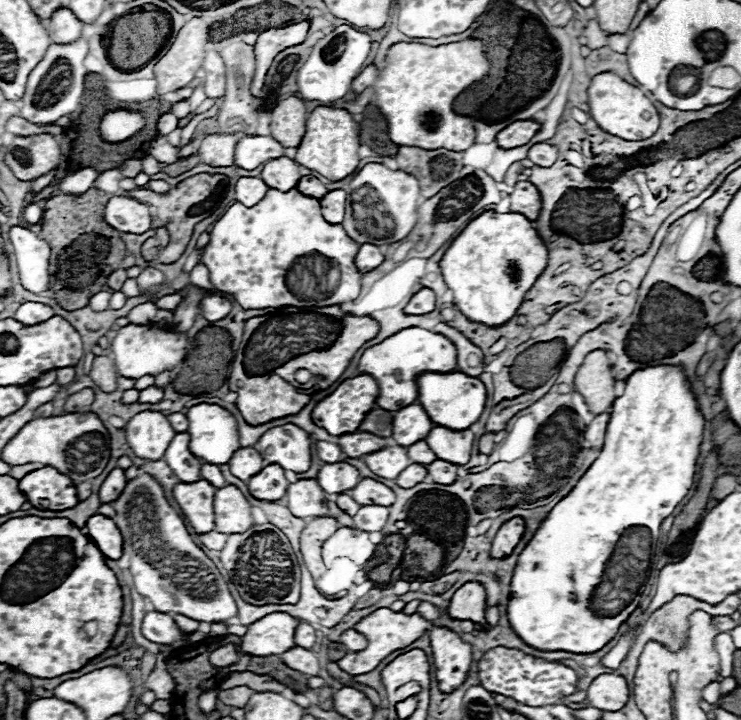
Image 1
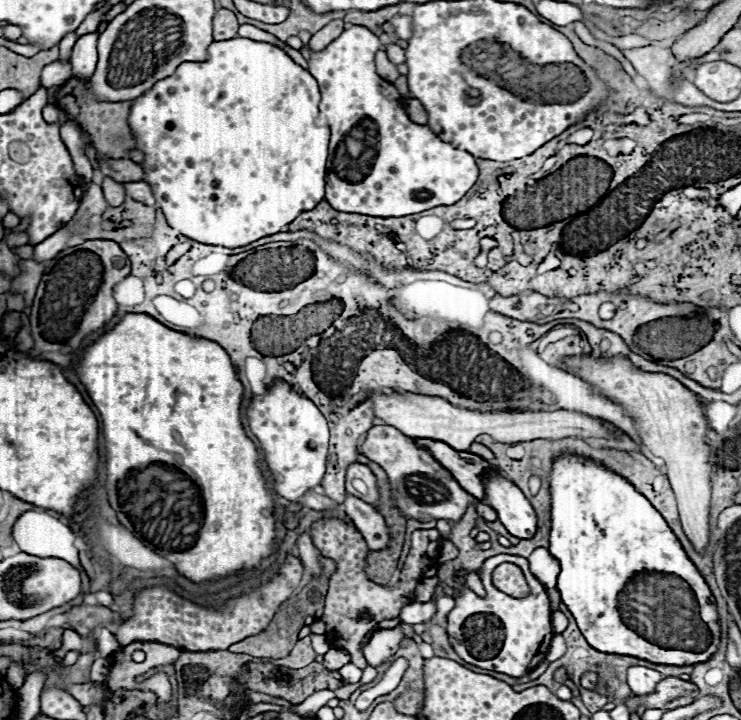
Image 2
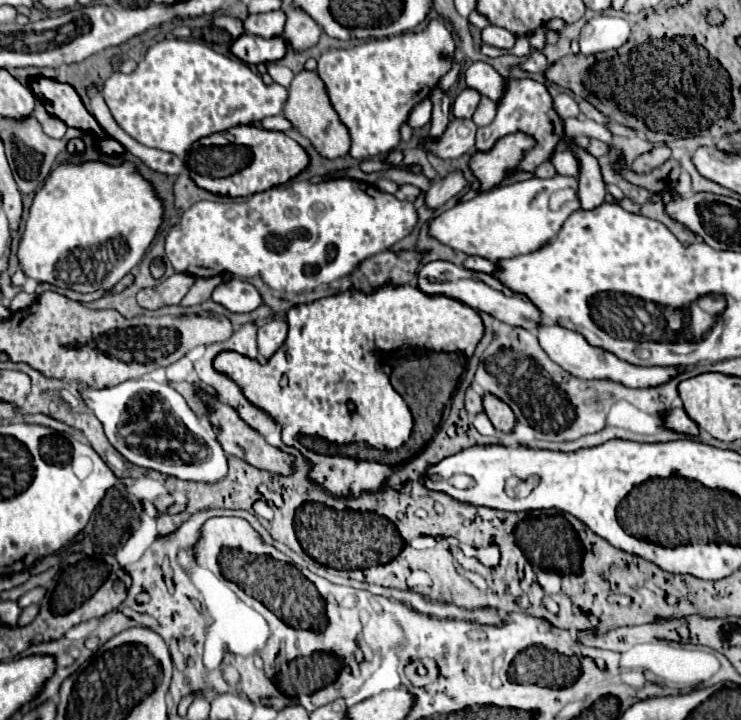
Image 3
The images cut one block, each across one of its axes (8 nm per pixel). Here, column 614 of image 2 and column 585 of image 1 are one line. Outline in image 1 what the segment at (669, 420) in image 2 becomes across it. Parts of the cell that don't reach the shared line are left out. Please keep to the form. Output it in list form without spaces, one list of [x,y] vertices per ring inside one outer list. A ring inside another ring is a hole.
[[[604,350],[590,352],[574,378],[574,390],[580,392],[592,414],[606,412],[614,404],[614,378]]]

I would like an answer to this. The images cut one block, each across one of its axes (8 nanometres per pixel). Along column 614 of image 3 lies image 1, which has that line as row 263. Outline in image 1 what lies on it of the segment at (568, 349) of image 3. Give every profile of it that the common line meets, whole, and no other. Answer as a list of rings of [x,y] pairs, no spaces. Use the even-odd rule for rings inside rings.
[[[362,244],[360,246],[360,250],[356,254],[356,266],[362,274],[378,268],[382,262],[384,262],[384,254],[378,246],[374,246],[374,244]]]

